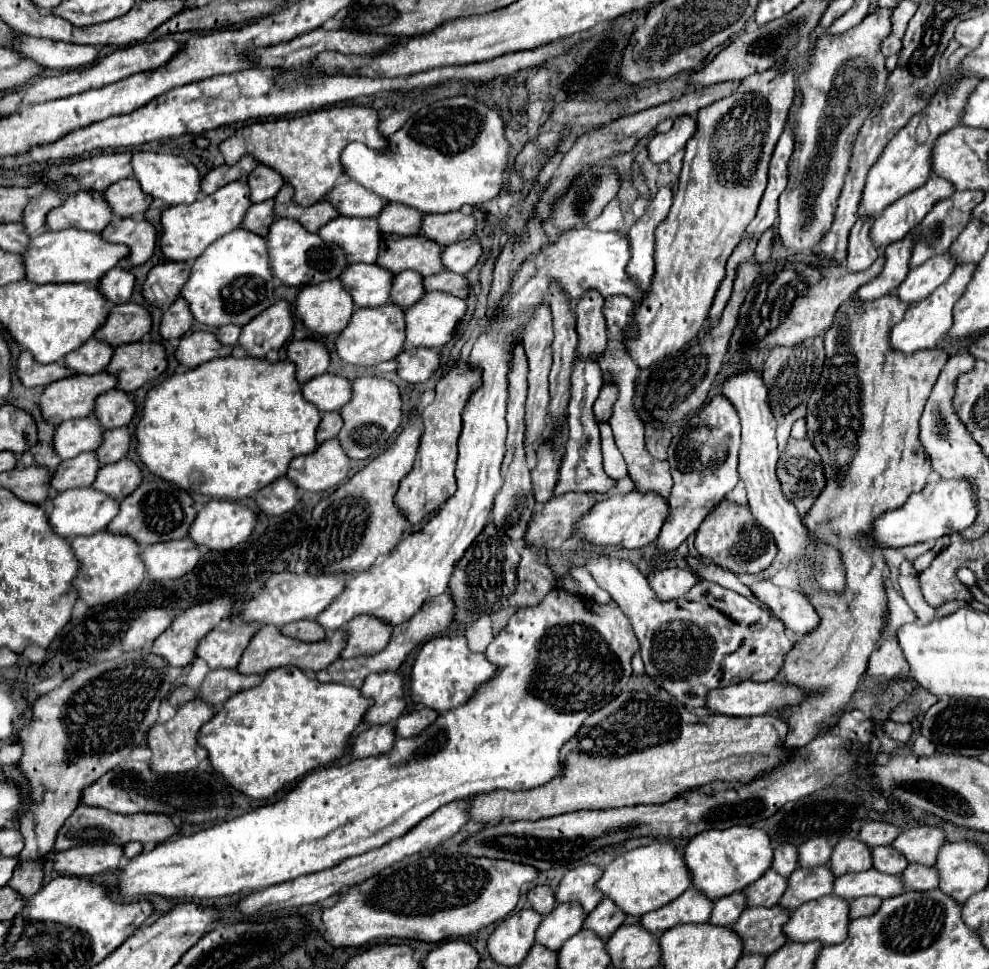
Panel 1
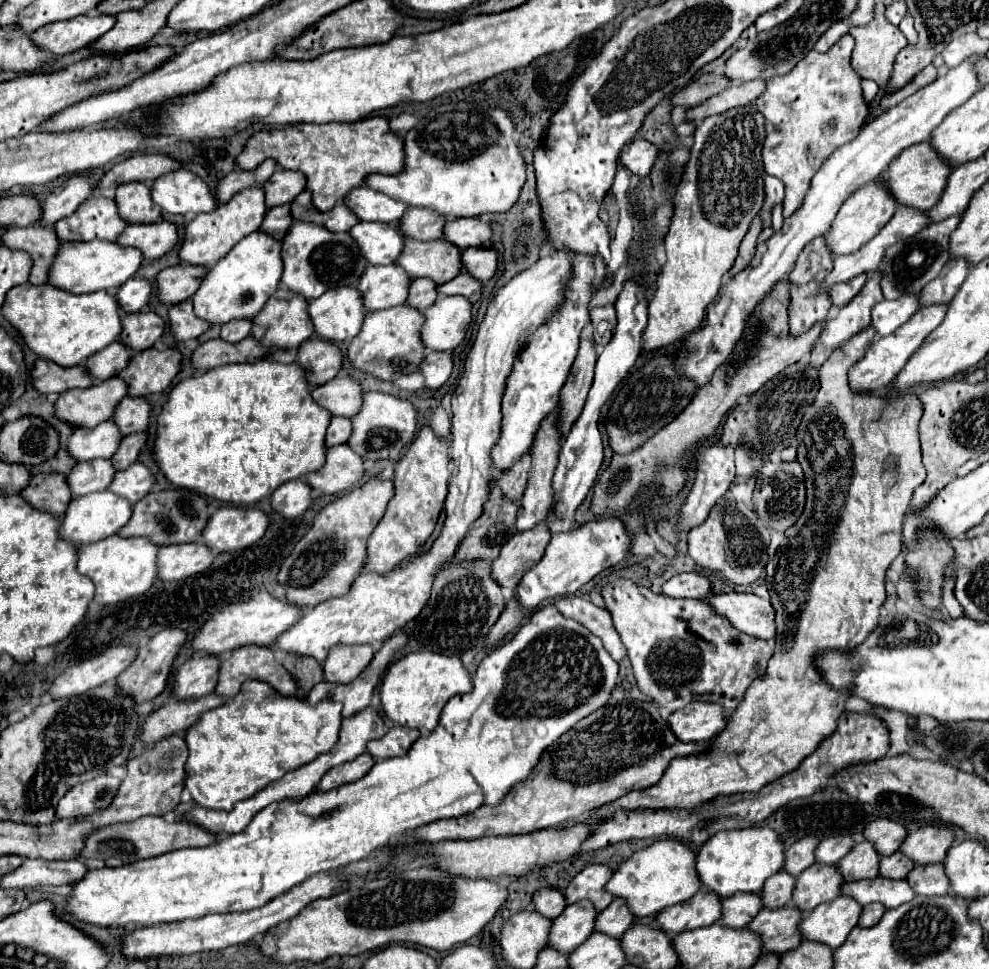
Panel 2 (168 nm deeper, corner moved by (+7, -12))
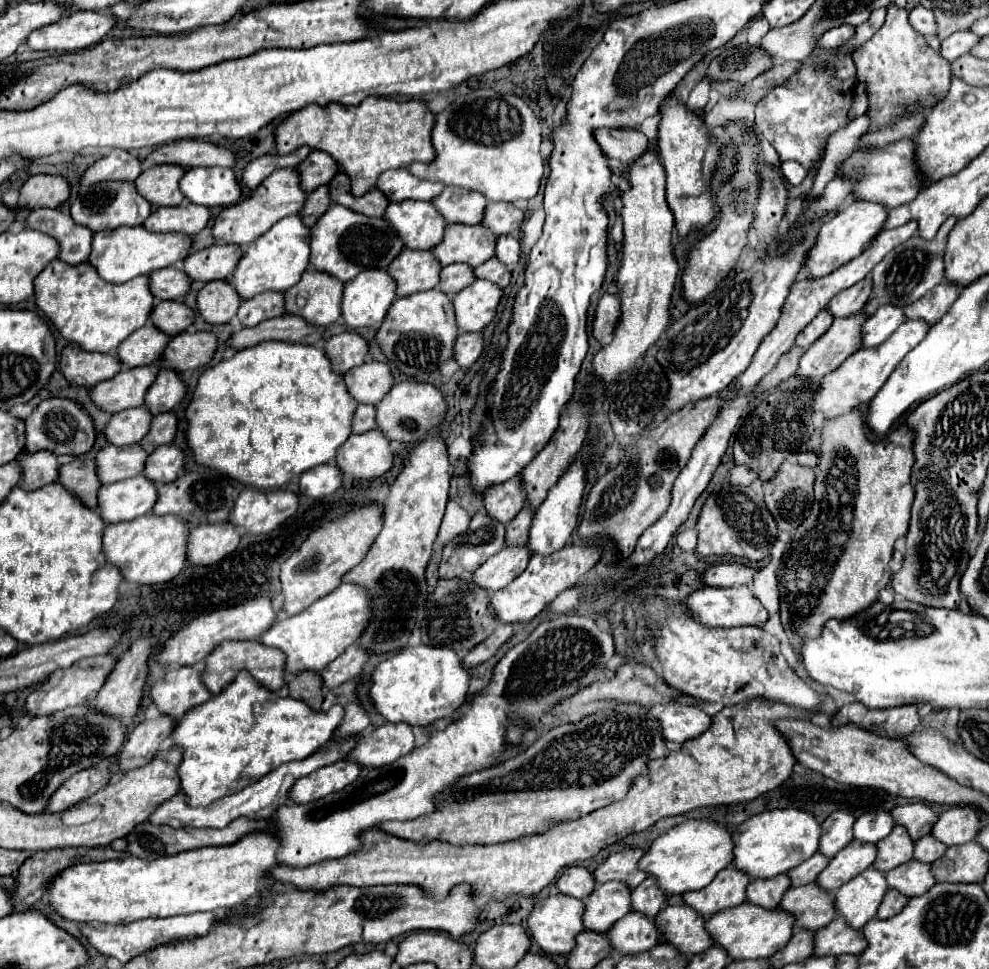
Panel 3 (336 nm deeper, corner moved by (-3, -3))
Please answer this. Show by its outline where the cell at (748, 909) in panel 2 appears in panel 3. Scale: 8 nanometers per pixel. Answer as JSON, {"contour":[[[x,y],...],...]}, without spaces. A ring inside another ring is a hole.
{"contour":[[[778,875],[776,879],[764,879],[764,883],[748,883],[746,887],[746,903],[774,909],[778,907],[784,891],[788,889],[788,877]]]}

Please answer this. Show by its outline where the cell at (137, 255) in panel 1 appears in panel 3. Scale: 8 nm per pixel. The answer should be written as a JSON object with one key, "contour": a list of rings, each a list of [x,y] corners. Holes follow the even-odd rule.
{"contour":[[[186,203],[186,207],[160,207],[152,211],[152,215],[144,221],[144,227],[156,233],[182,233],[192,237],[206,227],[208,219],[208,207]]]}

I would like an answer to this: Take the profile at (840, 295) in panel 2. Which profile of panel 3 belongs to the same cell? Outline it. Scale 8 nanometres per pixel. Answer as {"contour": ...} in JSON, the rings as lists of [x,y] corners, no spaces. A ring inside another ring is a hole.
{"contour":[[[866,277],[856,285],[842,289],[836,297],[832,297],[832,301],[828,303],[828,309],[834,317],[848,317],[852,313],[858,313],[860,307],[866,305],[870,295],[872,295],[872,279]]]}

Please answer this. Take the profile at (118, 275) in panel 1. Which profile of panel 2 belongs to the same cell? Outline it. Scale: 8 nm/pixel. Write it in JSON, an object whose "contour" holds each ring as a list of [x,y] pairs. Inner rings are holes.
{"contour":[[[132,278],[126,284],[122,284],[122,288],[118,288],[116,296],[124,312],[138,312],[150,304],[152,284],[144,278]]]}

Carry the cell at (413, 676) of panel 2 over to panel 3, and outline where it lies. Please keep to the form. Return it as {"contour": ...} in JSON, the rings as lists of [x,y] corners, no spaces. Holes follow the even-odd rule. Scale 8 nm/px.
{"contour":[[[416,645],[416,647],[404,647],[396,655],[388,657],[382,661],[374,675],[372,675],[372,687],[370,687],[370,697],[374,699],[376,711],[392,723],[404,721],[408,725],[432,725],[438,719],[452,717],[456,709],[466,701],[468,695],[468,685],[470,685],[470,673],[462,665],[462,659],[458,653],[454,653],[448,647],[430,647],[430,645]]]}

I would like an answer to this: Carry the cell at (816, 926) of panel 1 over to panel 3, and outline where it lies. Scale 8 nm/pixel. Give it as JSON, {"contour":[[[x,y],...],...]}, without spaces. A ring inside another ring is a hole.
{"contour":[[[870,867],[838,889],[834,897],[836,913],[842,915],[846,923],[858,931],[866,921],[876,917],[886,889],[884,873]]]}

